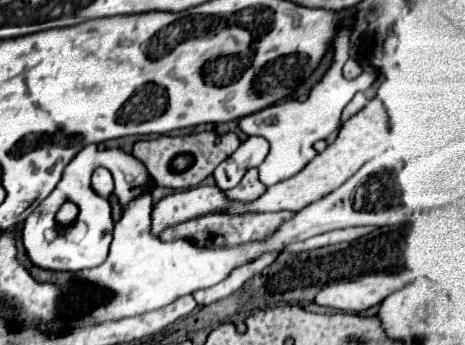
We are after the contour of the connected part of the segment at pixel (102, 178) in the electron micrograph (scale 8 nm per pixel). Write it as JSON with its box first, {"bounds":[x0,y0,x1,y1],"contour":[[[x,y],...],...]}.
{"bounds":[91,168,114,200],"contour":[[[97,168],[93,172],[93,180],[91,180],[91,186],[93,190],[105,198],[105,200],[111,200],[111,194],[114,190],[114,181],[111,172],[107,168]]]}

